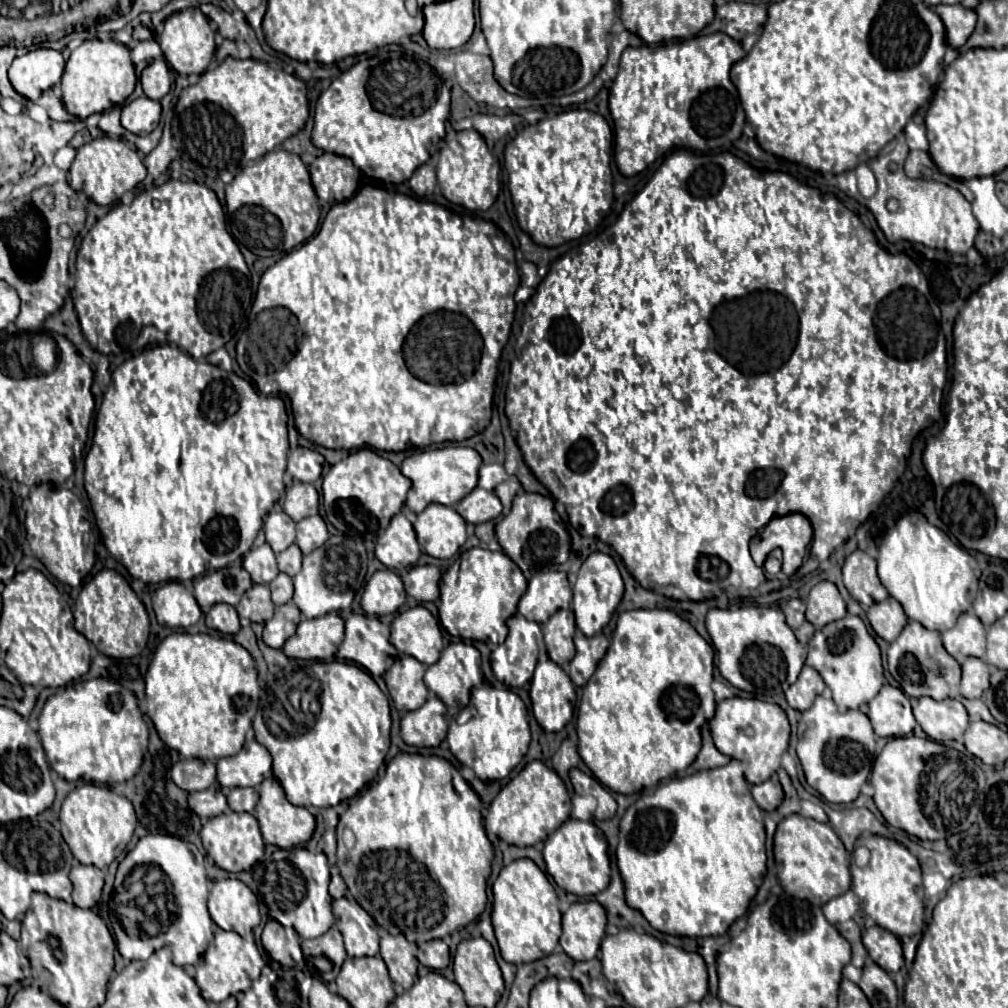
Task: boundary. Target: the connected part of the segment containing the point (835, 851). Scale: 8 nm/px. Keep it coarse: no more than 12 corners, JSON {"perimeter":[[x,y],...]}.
{"perimeter":[[800,814],[774,834],[782,888],[820,906],[850,890],[828,824]]}

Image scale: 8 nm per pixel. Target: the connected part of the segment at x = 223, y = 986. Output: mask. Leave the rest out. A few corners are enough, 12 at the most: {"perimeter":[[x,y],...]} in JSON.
{"perimeter":[[218,930],[196,982],[206,1000],[246,992],[265,962],[253,940]]}

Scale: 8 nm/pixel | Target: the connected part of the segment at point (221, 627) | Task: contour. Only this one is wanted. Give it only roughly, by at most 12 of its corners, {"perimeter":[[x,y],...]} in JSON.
{"perimeter":[[226,604],[214,606],[208,626],[236,634],[240,630],[238,612]]}

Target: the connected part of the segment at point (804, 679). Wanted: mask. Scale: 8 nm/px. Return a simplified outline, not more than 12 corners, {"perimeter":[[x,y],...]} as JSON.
{"perimeter":[[804,666],[786,690],[794,710],[808,710],[826,688],[812,666]]}

